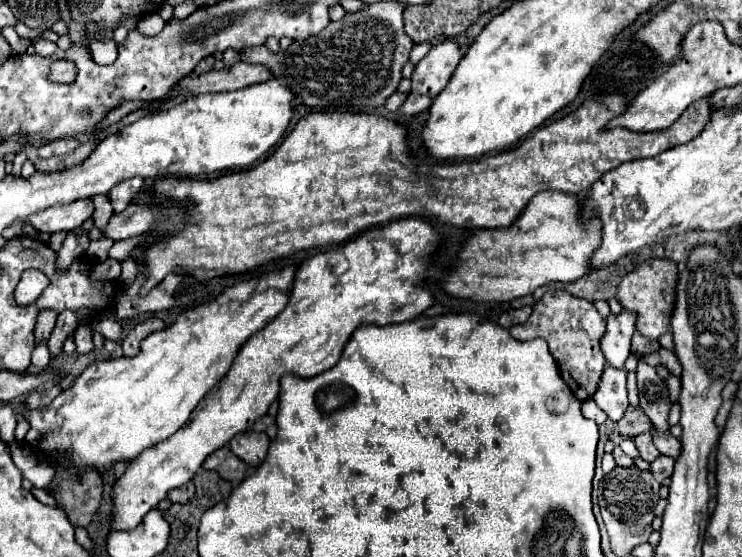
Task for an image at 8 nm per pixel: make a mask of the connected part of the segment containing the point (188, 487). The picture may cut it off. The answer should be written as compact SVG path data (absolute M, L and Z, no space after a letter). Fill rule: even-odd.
M185 484L183 488L171 490L171 492L169 492L169 500L183 504L183 502L189 502L189 500L193 498L193 494L195 494L195 486L193 486L193 484Z

